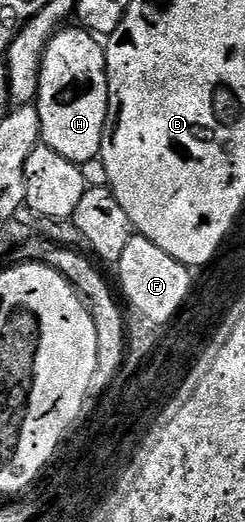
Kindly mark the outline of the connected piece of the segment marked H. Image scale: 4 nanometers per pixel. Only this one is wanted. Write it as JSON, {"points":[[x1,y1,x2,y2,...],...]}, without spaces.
{"points":[[65,25,56,31,45,50,38,77,35,106,41,122,41,139,44,146,55,149,59,157,82,165,101,154,103,137,109,127,109,74,102,40,80,25]]}

